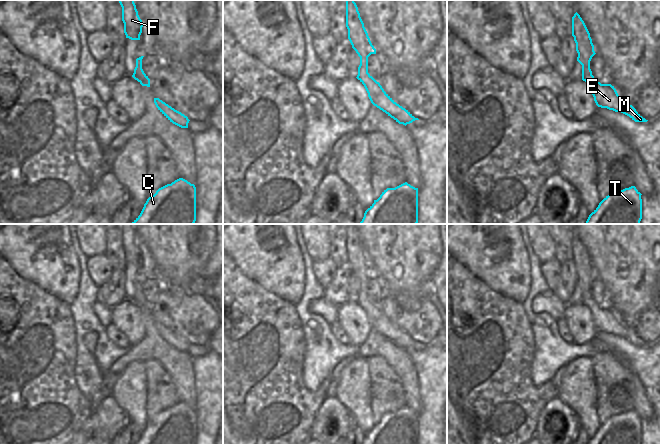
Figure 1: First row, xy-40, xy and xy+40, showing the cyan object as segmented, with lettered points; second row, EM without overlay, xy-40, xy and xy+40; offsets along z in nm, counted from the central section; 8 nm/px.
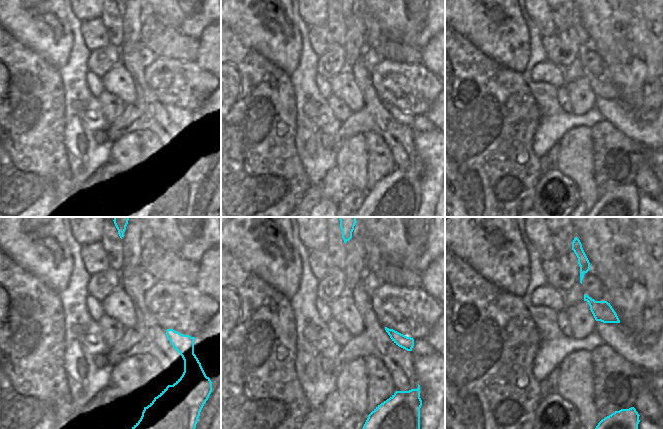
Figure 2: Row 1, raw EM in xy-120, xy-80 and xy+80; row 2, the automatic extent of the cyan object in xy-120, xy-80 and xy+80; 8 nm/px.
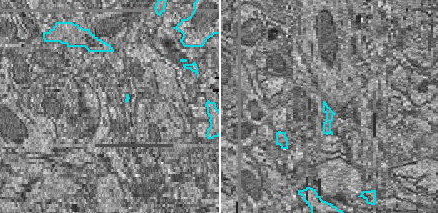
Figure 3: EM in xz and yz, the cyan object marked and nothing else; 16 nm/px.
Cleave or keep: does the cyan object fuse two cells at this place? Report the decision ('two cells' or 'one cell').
one cell

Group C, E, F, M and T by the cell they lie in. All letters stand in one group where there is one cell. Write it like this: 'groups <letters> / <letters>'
groups C E F M T

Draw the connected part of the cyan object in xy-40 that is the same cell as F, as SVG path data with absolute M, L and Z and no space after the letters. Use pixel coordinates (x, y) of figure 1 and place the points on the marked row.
M118 0L122 7L122 21L126 38L140 40L144 23L138 15L134 0Z

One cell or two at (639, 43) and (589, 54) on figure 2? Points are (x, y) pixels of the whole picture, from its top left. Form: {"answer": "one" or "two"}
{"answer": "two"}

